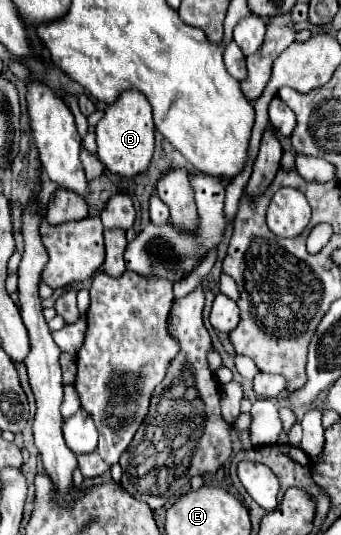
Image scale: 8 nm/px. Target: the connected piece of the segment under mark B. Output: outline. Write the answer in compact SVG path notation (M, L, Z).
M126 91L118 97L116 103L108 105L104 117L96 125L96 143L98 143L98 157L108 169L108 173L118 175L122 179L132 179L144 173L150 167L154 155L154 121L152 121L152 107L142 97L142 93Z

